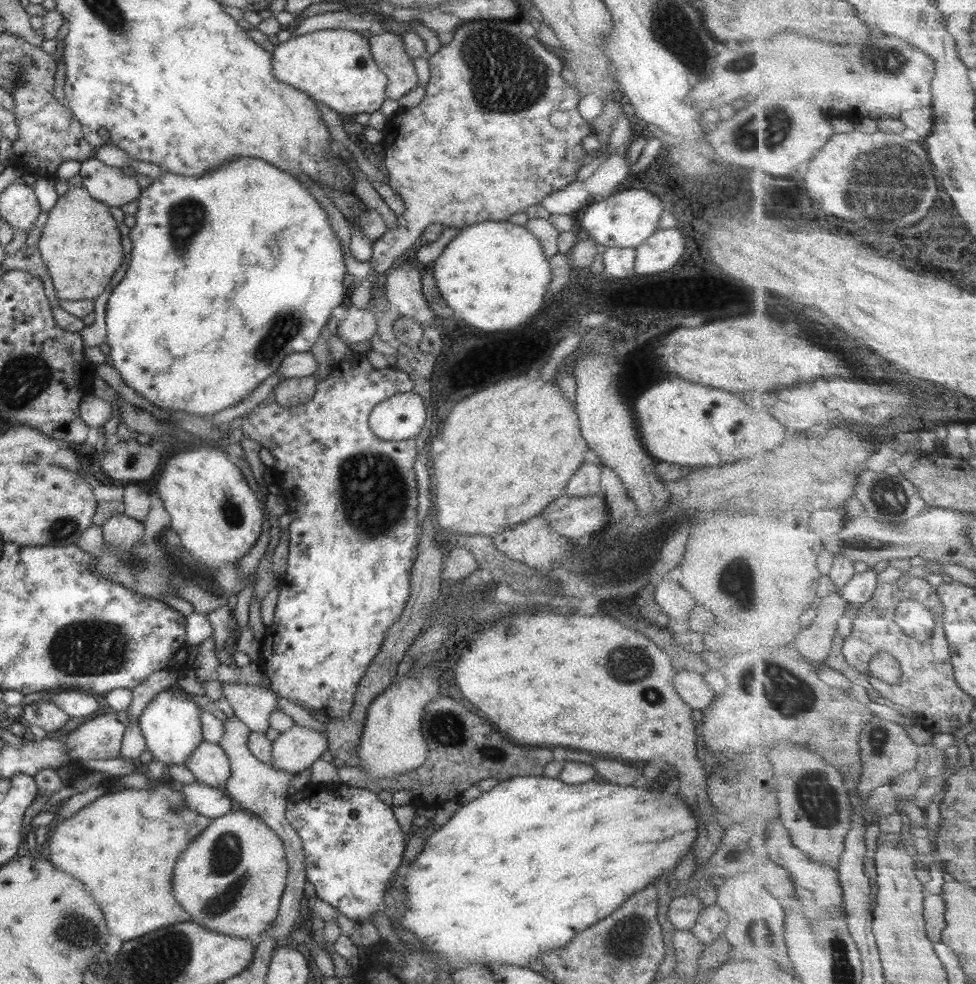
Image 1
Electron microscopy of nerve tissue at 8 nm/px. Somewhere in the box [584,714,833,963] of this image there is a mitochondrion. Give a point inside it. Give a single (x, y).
(617, 941)

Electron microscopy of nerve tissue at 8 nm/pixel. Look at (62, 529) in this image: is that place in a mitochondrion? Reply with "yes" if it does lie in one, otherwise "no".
yes

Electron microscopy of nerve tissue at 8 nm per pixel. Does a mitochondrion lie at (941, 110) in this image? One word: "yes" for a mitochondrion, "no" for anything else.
no

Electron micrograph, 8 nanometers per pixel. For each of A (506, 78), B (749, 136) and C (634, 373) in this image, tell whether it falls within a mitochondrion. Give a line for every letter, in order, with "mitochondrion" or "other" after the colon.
A: mitochondrion
B: mitochondrion
C: other

